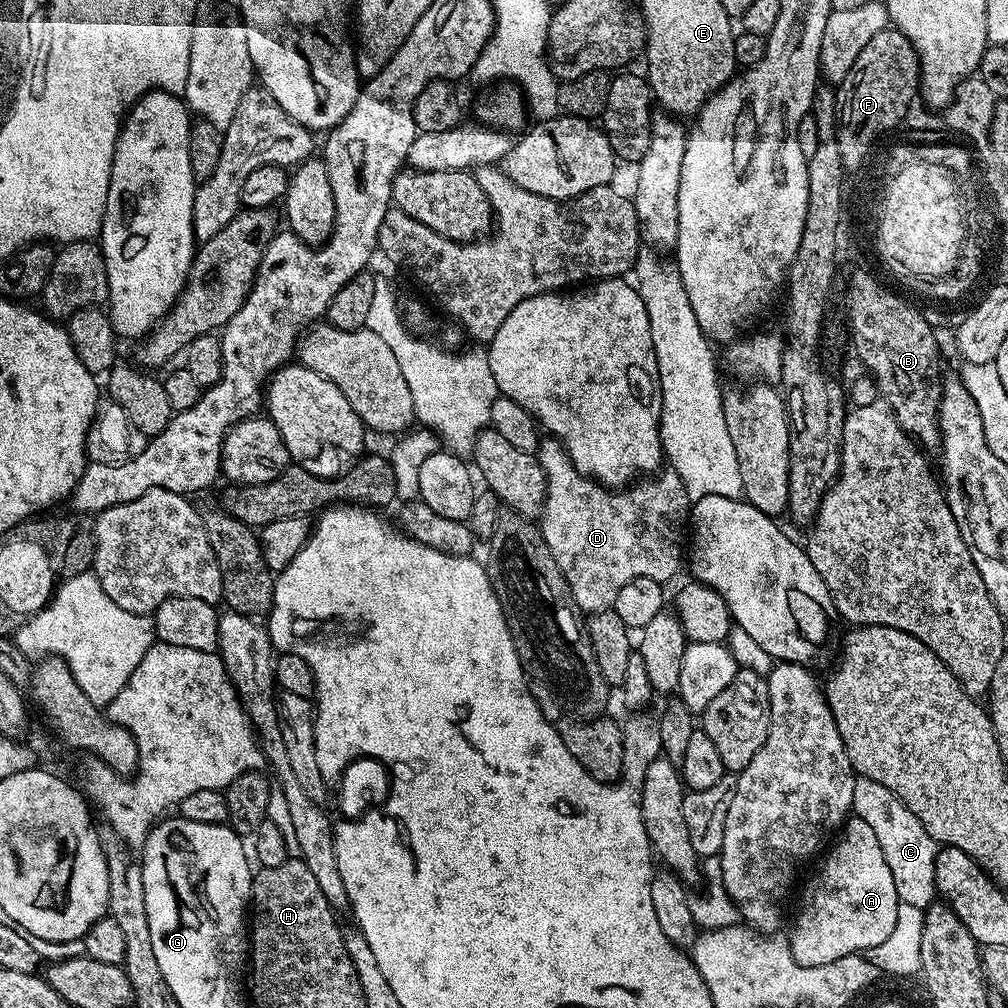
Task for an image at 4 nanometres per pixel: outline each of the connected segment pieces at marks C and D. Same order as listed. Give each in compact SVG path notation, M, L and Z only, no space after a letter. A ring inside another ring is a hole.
M863 778L857 779L854 786L852 812L874 829L886 866L890 866L890 874L894 874L894 890L898 890L900 903L922 909L933 903L938 896L934 878L938 845L922 822L918 822L912 811L893 792L886 790L886 786Z
M555 438L541 439L534 455L546 474L546 502L538 527L581 613L609 611L618 590L634 578L668 582L679 570L690 501L676 472L660 470L651 478L613 490L579 472Z

